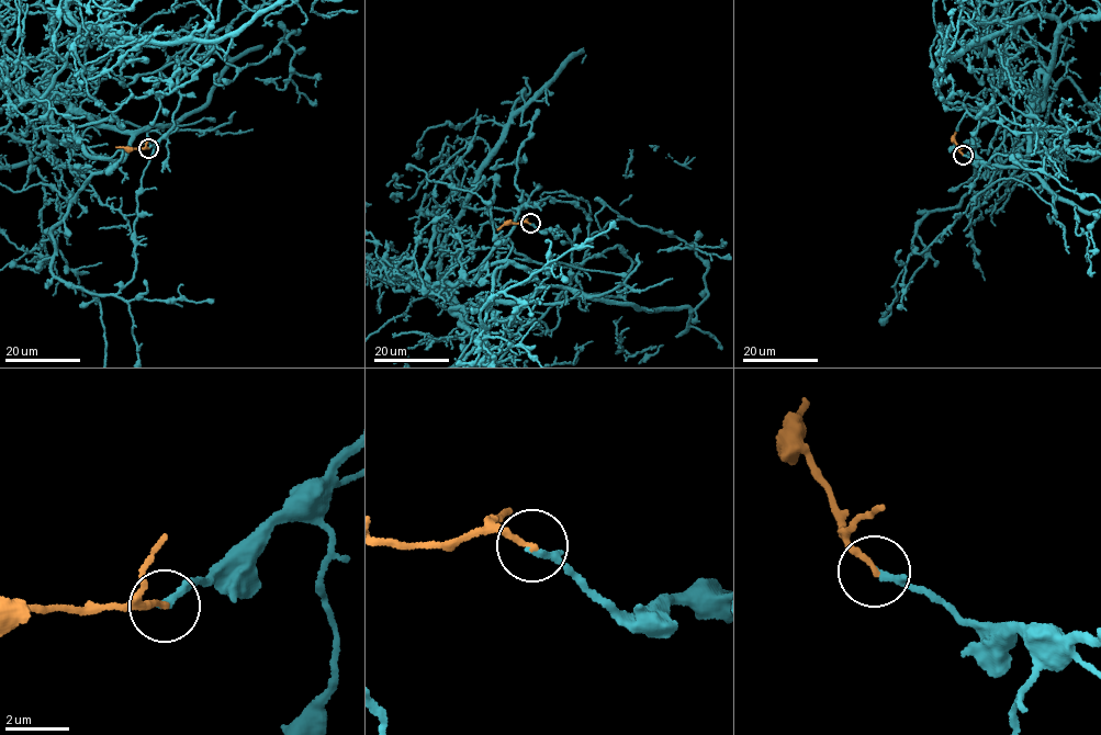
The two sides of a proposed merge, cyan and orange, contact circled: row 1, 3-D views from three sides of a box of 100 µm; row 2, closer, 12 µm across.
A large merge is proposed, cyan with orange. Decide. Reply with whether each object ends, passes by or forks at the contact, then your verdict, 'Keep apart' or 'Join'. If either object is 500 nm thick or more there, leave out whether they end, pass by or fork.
At the ring cyan ends. At the ring orange ends. Join

